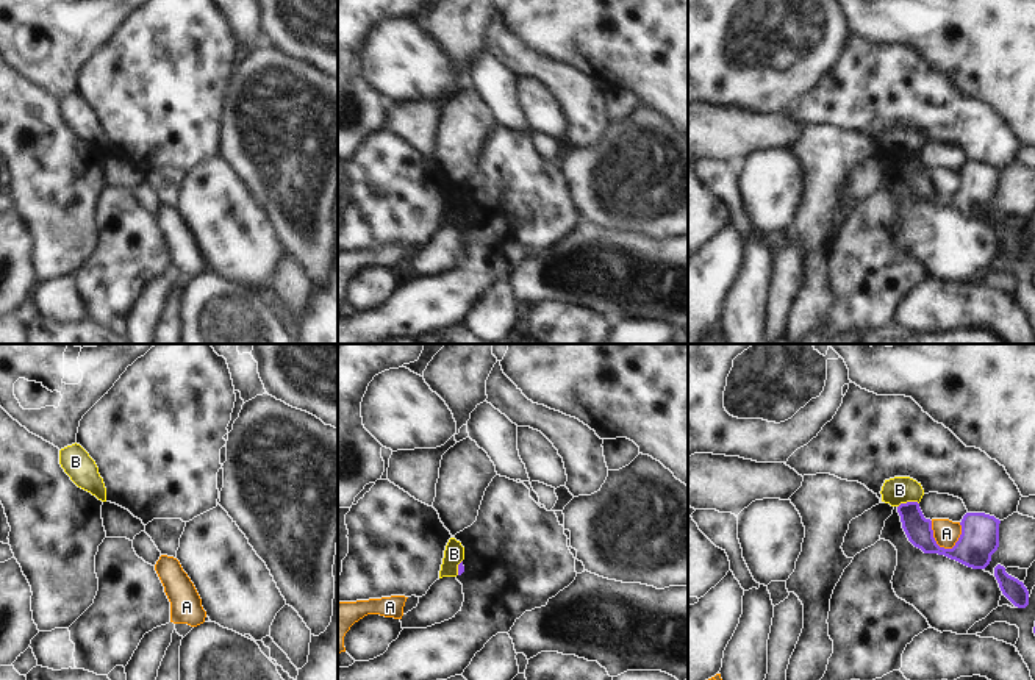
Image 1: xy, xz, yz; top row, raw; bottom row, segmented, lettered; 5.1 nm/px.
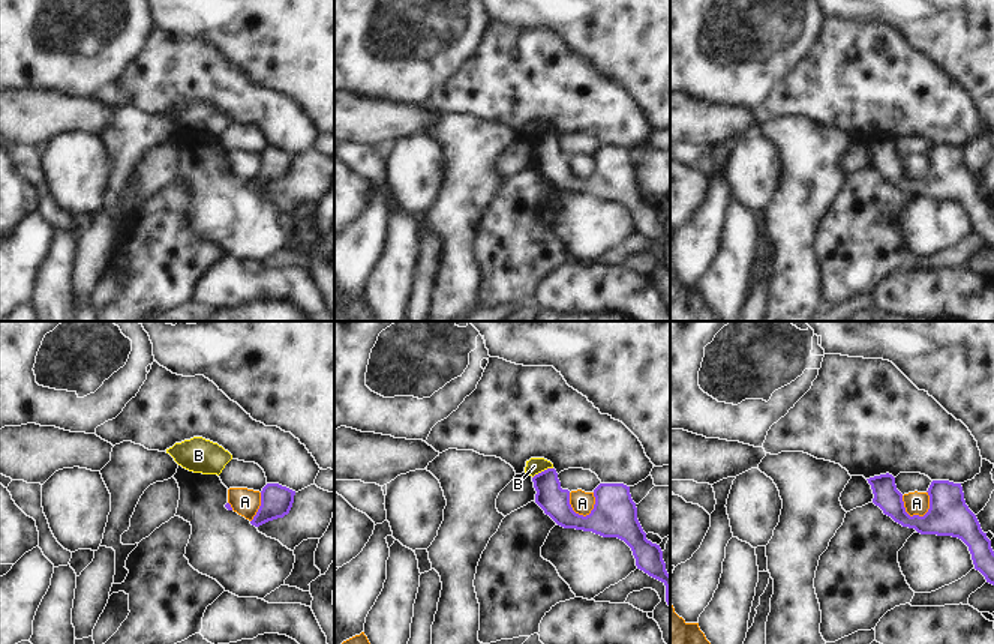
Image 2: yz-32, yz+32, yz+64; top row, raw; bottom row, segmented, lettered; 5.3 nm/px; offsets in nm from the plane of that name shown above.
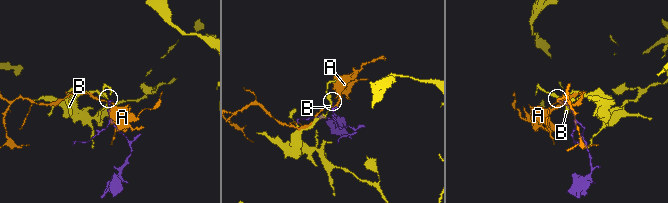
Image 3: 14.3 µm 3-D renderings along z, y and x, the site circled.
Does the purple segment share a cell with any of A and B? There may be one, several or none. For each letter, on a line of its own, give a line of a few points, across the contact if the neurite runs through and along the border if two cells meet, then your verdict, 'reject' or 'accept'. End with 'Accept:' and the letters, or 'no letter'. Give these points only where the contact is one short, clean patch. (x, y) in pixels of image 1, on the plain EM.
A: line yz (931, 171), (934, 189), (940, 196), (951, 199); reject
B: line yz (918, 152), (902, 152), (898, 157); reject
Accept: no letter

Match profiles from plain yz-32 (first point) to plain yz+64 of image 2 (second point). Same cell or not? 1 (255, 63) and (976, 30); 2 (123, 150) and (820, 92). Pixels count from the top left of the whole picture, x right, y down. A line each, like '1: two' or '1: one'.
1: one
2: two

